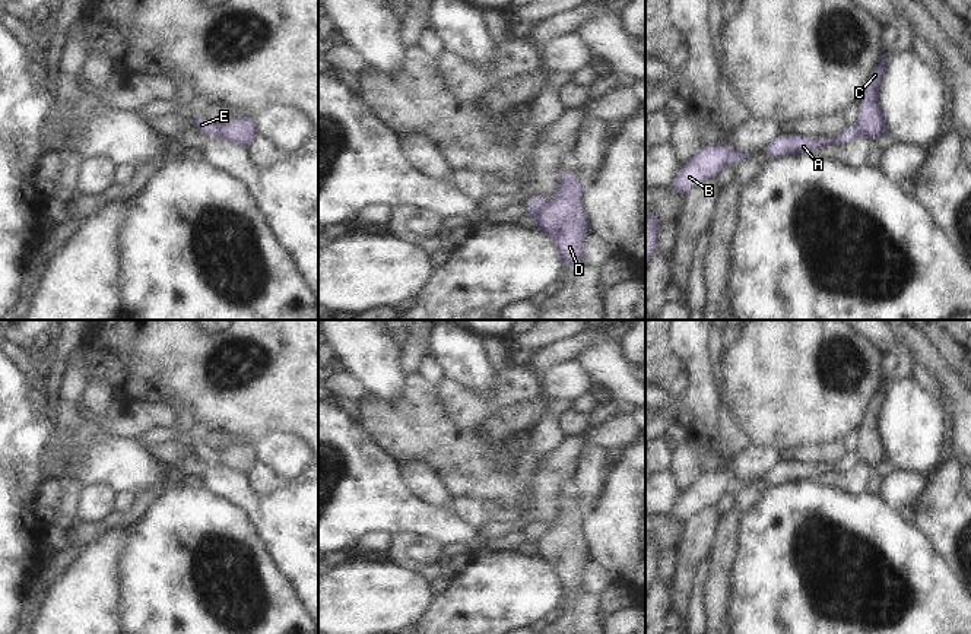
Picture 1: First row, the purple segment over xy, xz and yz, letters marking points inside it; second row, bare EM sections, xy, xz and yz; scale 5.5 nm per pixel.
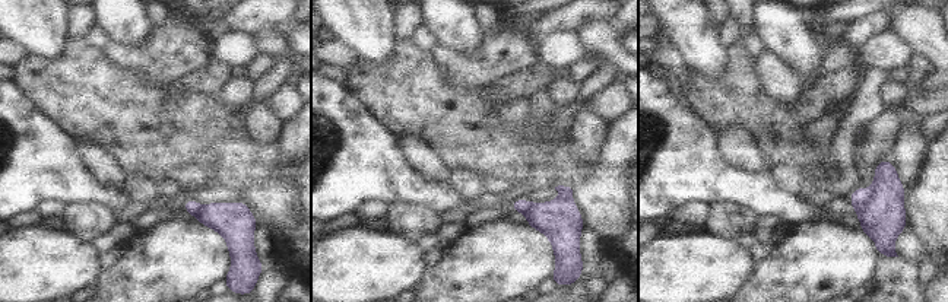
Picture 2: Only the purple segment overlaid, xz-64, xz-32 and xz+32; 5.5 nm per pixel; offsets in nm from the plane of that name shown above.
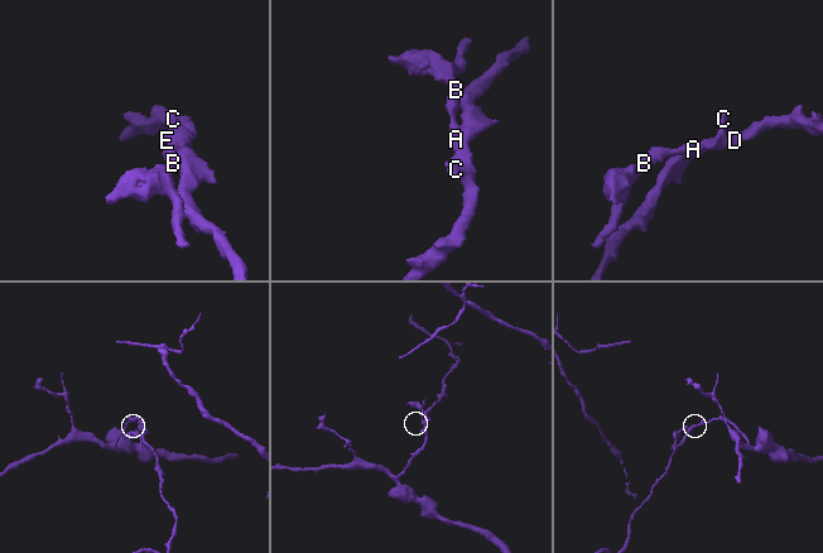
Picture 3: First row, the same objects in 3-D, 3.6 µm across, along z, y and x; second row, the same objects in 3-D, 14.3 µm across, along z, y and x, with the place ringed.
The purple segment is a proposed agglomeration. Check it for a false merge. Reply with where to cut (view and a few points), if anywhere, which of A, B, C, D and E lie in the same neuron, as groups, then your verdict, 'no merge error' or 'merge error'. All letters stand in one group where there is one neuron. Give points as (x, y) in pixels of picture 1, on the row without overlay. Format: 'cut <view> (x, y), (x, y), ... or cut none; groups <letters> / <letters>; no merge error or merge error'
cut xy (213, 450), (222, 465); groups A B E / C D; merge error

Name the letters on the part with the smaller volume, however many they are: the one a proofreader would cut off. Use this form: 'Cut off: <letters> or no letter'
Cut off: A, B, E

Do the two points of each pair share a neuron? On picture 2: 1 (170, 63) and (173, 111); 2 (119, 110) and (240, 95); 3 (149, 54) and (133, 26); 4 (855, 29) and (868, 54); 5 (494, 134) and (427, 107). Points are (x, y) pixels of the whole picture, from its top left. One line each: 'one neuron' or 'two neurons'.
1: two neurons
2: two neurons
3: two neurons
4: two neurons
5: one neuron

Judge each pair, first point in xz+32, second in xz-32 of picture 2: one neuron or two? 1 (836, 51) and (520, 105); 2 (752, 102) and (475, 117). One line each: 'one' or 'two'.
1: two
2: one

